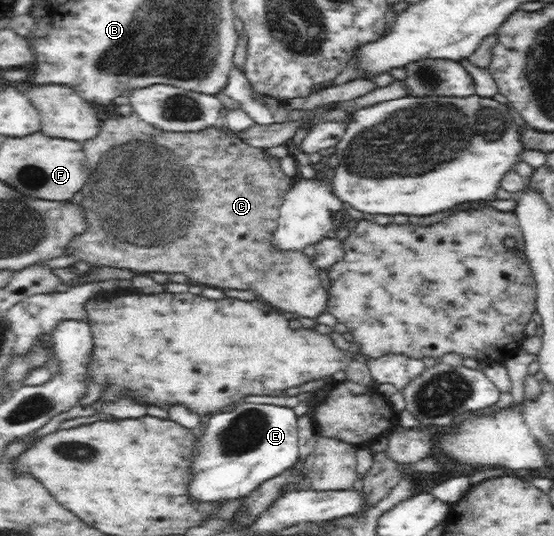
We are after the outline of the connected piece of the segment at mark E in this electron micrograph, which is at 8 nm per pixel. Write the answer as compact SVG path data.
M240 403L231 412L215 412L190 450L187 503L220 506L252 496L263 484L290 469L301 453L297 443L297 415L292 408Z

